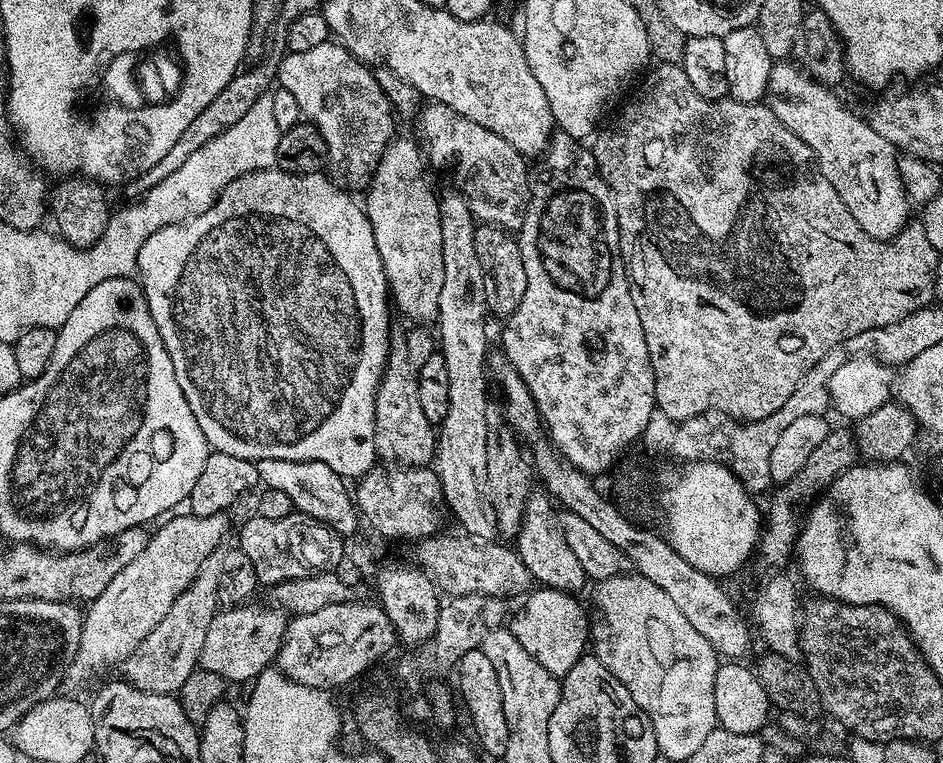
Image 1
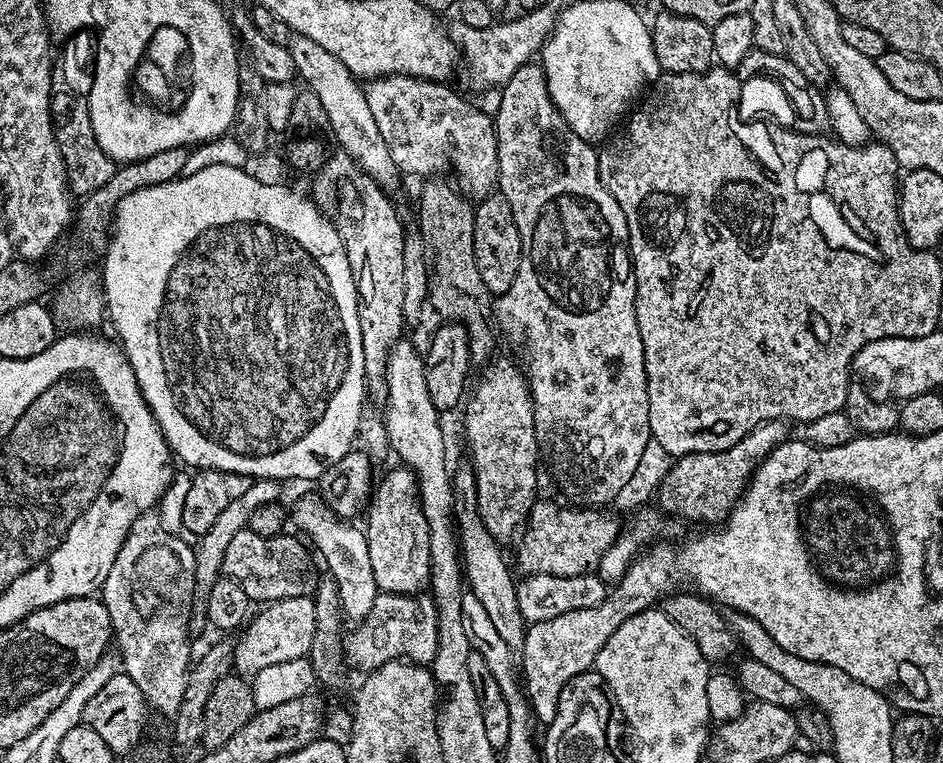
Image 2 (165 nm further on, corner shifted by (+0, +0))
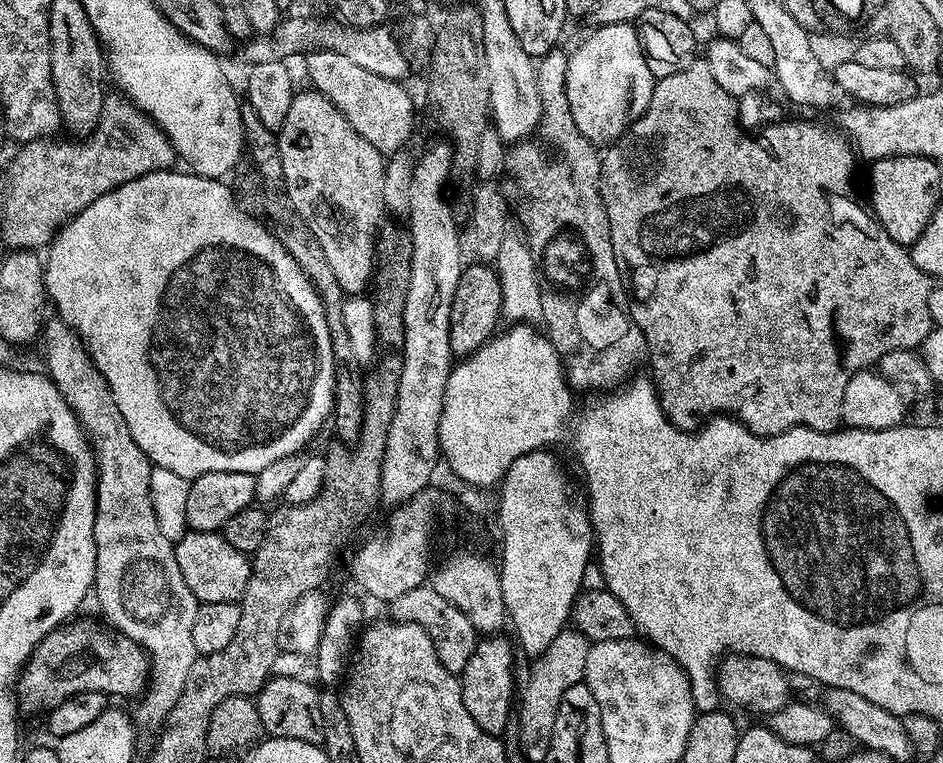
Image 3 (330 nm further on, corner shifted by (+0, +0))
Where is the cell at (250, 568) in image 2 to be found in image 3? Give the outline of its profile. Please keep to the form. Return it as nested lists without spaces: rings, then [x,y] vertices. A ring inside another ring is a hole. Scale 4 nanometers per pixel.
[[[220,532],[184,533],[181,540],[175,541],[178,570],[182,570],[182,578],[186,578],[186,586],[194,594],[200,604],[210,602],[237,603],[244,597],[246,586],[250,582],[252,561],[245,553],[234,550],[230,542]]]

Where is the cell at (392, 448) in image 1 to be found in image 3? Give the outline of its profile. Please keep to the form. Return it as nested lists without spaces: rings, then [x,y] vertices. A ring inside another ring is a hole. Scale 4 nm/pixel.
[[[307,91],[293,95],[286,122],[276,137],[285,188],[295,210],[321,243],[338,286],[346,294],[360,294],[372,283],[376,233],[386,216],[382,202],[386,156],[346,122],[334,102],[320,92]]]

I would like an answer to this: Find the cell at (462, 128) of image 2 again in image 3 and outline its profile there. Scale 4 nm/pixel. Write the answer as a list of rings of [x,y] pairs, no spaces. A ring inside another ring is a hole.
[[[332,48],[309,52],[306,60],[308,60],[308,76],[312,79],[311,87],[330,102],[334,102],[334,106],[346,118],[346,122],[350,122],[350,126],[354,126],[354,130],[358,130],[358,134],[362,134],[362,138],[370,142],[370,146],[385,154],[395,154],[405,147],[404,143],[412,136],[412,123],[416,120],[416,112],[412,109],[412,100],[408,97],[407,90],[403,88],[403,83],[387,80],[364,70],[358,61],[351,61],[344,56],[343,51]]]

